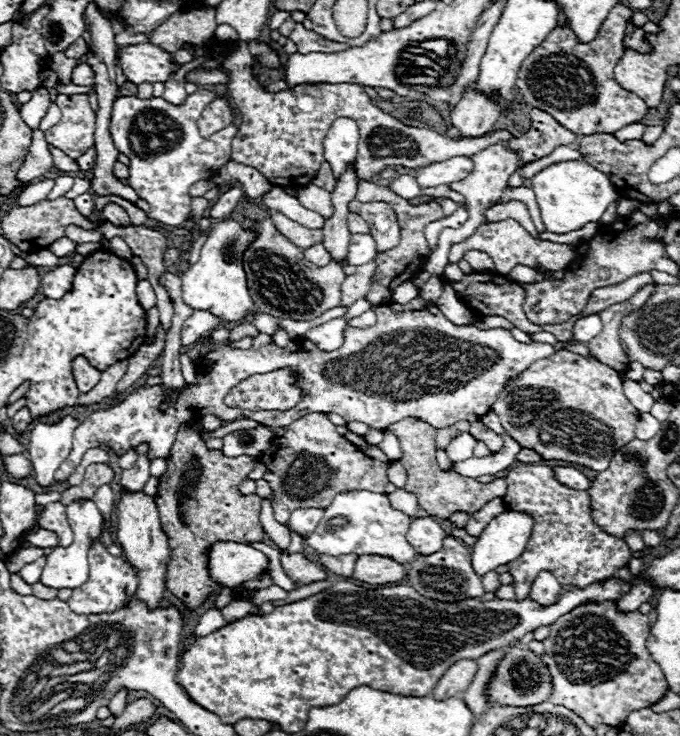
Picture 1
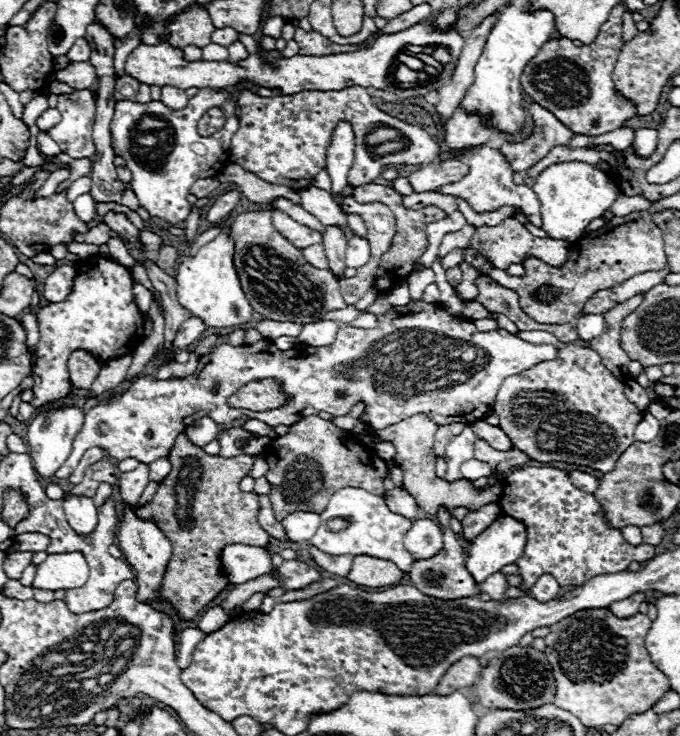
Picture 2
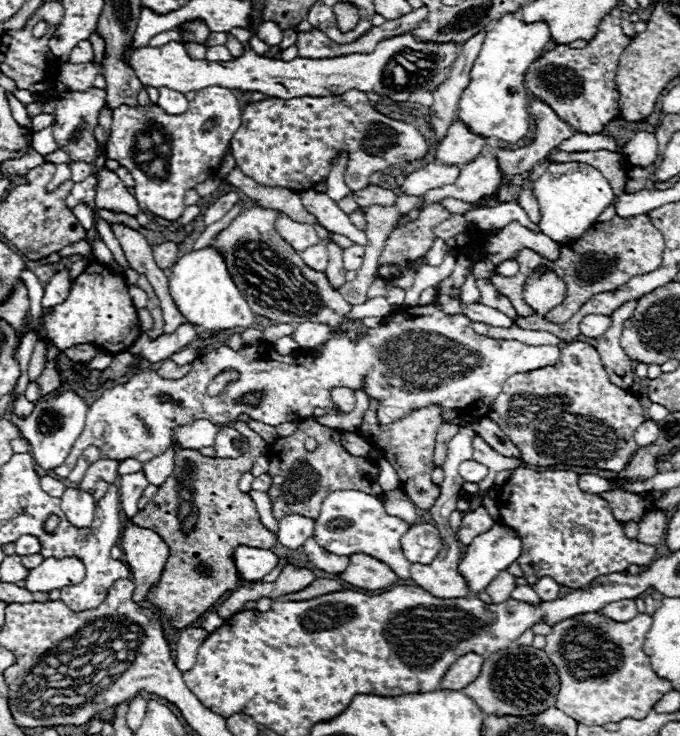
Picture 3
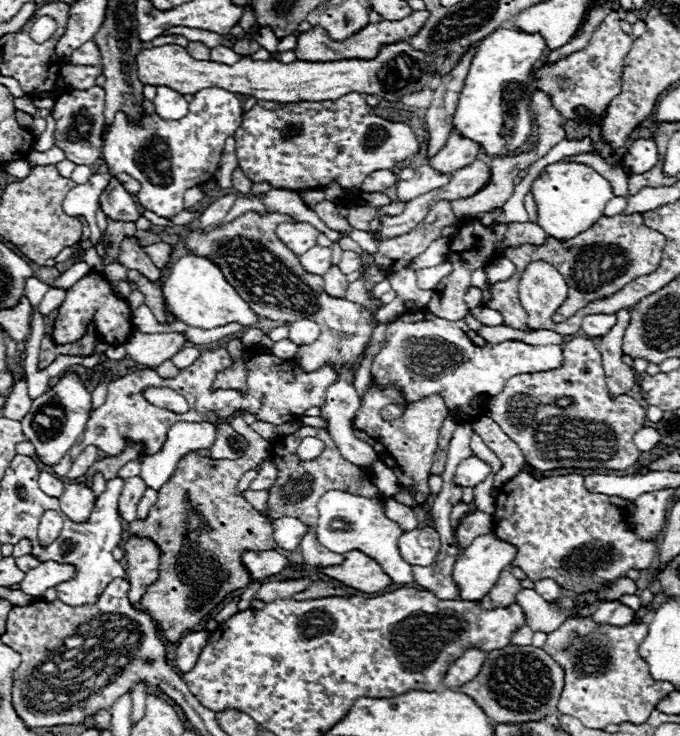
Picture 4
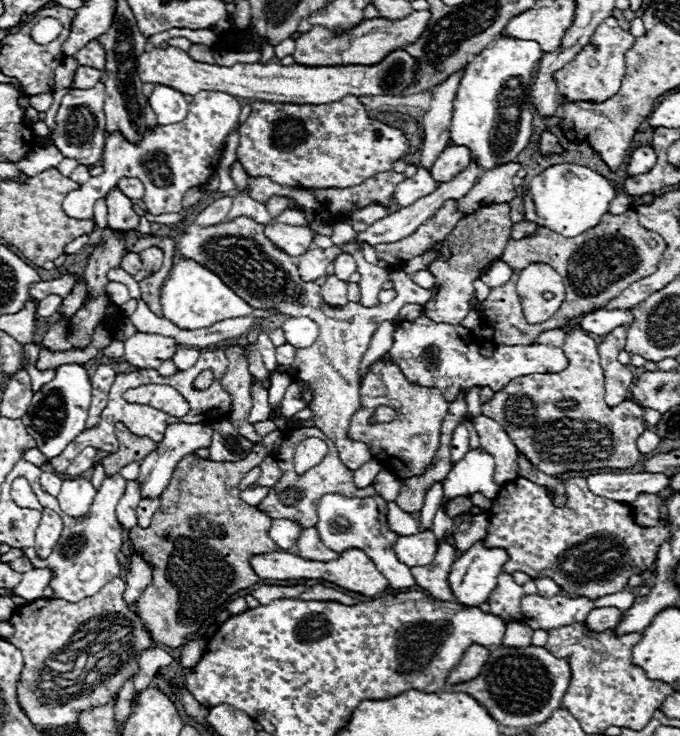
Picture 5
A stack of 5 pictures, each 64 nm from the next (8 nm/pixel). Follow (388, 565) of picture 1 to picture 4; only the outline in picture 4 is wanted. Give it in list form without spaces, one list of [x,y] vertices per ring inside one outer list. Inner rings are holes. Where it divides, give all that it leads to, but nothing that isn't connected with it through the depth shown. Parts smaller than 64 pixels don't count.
[[[352,550],[352,552],[344,554],[344,562],[338,566],[326,566],[326,568],[318,566],[316,570],[350,586],[350,588],[366,592],[366,594],[380,592],[386,586],[390,586],[390,582],[392,582],[382,572],[382,568],[360,550]]]

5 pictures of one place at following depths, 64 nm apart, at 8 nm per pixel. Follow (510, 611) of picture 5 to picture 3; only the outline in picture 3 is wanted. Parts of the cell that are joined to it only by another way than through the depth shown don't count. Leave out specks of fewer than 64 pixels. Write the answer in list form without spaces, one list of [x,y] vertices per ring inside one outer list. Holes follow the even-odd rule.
[[[500,572],[492,584],[486,588],[486,594],[492,598],[494,604],[500,604],[504,600],[510,600],[510,592],[516,588],[516,578],[510,572]]]

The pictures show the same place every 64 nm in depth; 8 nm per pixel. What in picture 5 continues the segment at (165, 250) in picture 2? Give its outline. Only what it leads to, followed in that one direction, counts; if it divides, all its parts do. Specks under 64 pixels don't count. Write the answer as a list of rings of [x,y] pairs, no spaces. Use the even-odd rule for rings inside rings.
[[[152,246],[152,248],[146,248],[144,252],[140,252],[140,258],[144,262],[144,268],[140,268],[140,272],[134,276],[138,282],[142,282],[144,278],[148,278],[154,272],[158,272],[158,268],[162,266],[162,258],[164,256],[162,256],[162,250],[160,248]]]

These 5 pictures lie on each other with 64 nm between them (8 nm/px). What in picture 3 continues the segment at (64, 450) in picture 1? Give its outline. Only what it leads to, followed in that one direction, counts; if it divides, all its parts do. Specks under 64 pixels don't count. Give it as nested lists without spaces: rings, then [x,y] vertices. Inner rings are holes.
[[[58,390],[54,394],[44,396],[42,400],[34,402],[32,414],[26,416],[24,420],[20,420],[18,426],[22,430],[24,440],[30,444],[32,458],[36,460],[38,466],[42,466],[44,470],[54,470],[56,466],[64,464],[72,444],[84,430],[86,412],[88,412],[88,404],[74,390]]]

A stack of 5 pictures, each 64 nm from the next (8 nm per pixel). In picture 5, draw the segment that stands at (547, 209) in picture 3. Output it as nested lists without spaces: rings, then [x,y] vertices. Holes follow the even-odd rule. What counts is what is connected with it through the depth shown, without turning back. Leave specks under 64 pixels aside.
[[[556,164],[534,176],[528,184],[528,192],[536,204],[538,220],[536,224],[550,228],[552,232],[574,238],[586,230],[600,224],[602,216],[608,212],[610,202],[614,200],[614,188],[606,178],[592,172],[590,168],[578,164]]]

